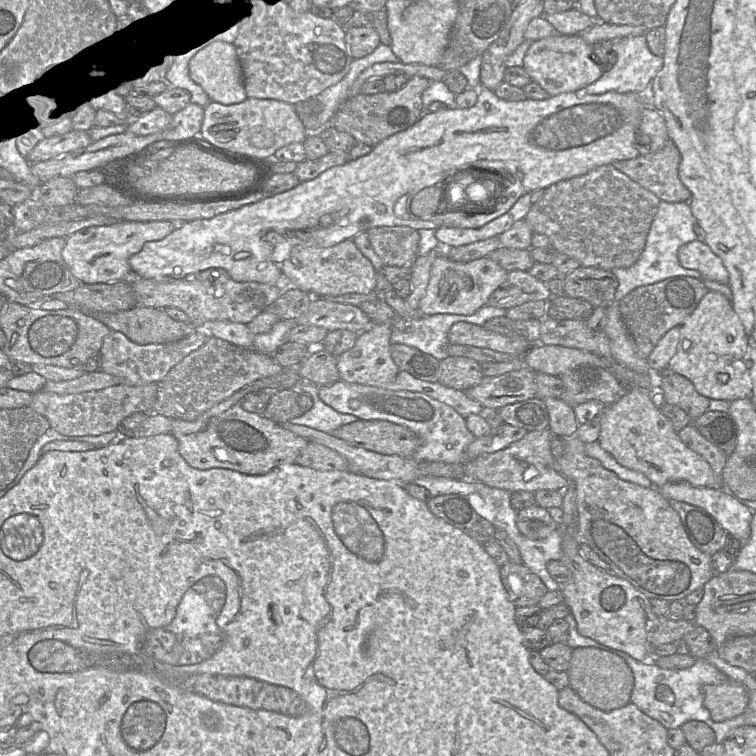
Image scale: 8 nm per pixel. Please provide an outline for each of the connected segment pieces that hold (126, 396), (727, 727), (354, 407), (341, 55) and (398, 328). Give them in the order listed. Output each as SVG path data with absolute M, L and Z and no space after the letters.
M119 384L100 390L57 394L45 390L33 394L30 407L43 415L50 427L66 436L96 436L117 431L121 421L129 415L142 412L147 416L154 413L154 400L158 384L144 385Z
M571 612L563 619L568 623L569 636L566 644L571 649L594 647L616 654L626 661L634 676L634 686L630 702L635 704L646 715L660 722L666 729L681 728L684 723L690 720L702 721L714 731L716 743L723 744L728 734L734 729L751 724L750 717L744 712L735 718L723 722L712 720L709 710L704 706L703 687L706 685L721 685L732 680L729 680L724 673L719 671L706 659L696 659L695 664L688 669L663 669L654 662L638 661L622 651L602 645L589 637L580 635L577 632L576 621Z
M338 380L332 385L319 387L319 397L328 406L344 414L351 414L361 420L386 420L398 425L405 426L420 439L420 446L412 455L417 462L444 462L444 463L465 463L465 451L473 442L475 437L468 430L465 419L452 407L443 402L435 400L425 393L406 390L388 390L374 386L366 386L356 383L348 383Z
M279 1L262 5L241 27L235 39L247 97L275 99L296 105L337 84L348 74L354 60L345 41L346 31L346 27L335 18L323 17L314 11L296 16L292 3Z
M484 305L471 315L420 315L407 320L394 316L390 342L417 348L440 361L449 356L448 333L453 324L467 322L483 326L492 318L505 316L506 312L506 309Z

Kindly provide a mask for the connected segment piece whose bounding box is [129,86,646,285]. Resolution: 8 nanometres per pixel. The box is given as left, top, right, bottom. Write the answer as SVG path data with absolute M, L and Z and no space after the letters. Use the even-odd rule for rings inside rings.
M480 86L478 91L478 100L473 107L427 111L414 125L384 139L367 155L331 167L288 191L210 219L178 224L165 238L146 242L138 253L130 257L132 275L171 280L210 268L222 268L237 282L281 284L282 265L297 245L327 248L380 226L409 226L417 231L441 227L478 228L507 213L526 193L584 175L598 166L640 155L635 137L646 103L639 93L608 91L587 94L575 91L545 100L526 98L523 101L506 101L484 86ZM504 173L515 176L515 182L510 182ZM448 177L463 177L463 190L449 190L442 194L443 181ZM429 186L441 187L438 211L434 215L416 216L410 209L411 200L416 193Z

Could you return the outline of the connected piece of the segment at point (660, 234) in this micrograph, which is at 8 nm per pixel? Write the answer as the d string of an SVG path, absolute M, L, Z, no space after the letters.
M660 201L657 213L647 234L644 250L639 259L628 268L611 270L618 280L615 300L620 302L624 296L635 288L653 284L667 278L677 276L702 278L699 271L682 267L678 260L679 248L684 244L697 240L693 230L695 223L698 222L692 215L688 202L670 203Z

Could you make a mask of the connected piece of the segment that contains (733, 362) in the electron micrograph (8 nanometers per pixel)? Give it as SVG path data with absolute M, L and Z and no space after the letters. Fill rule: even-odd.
M709 290L697 308L680 325L677 351L667 369L688 378L703 396L734 401L750 397L753 391L750 376L752 361L748 358L747 336L732 302L723 294ZM719 373L729 375L725 384L718 381Z

